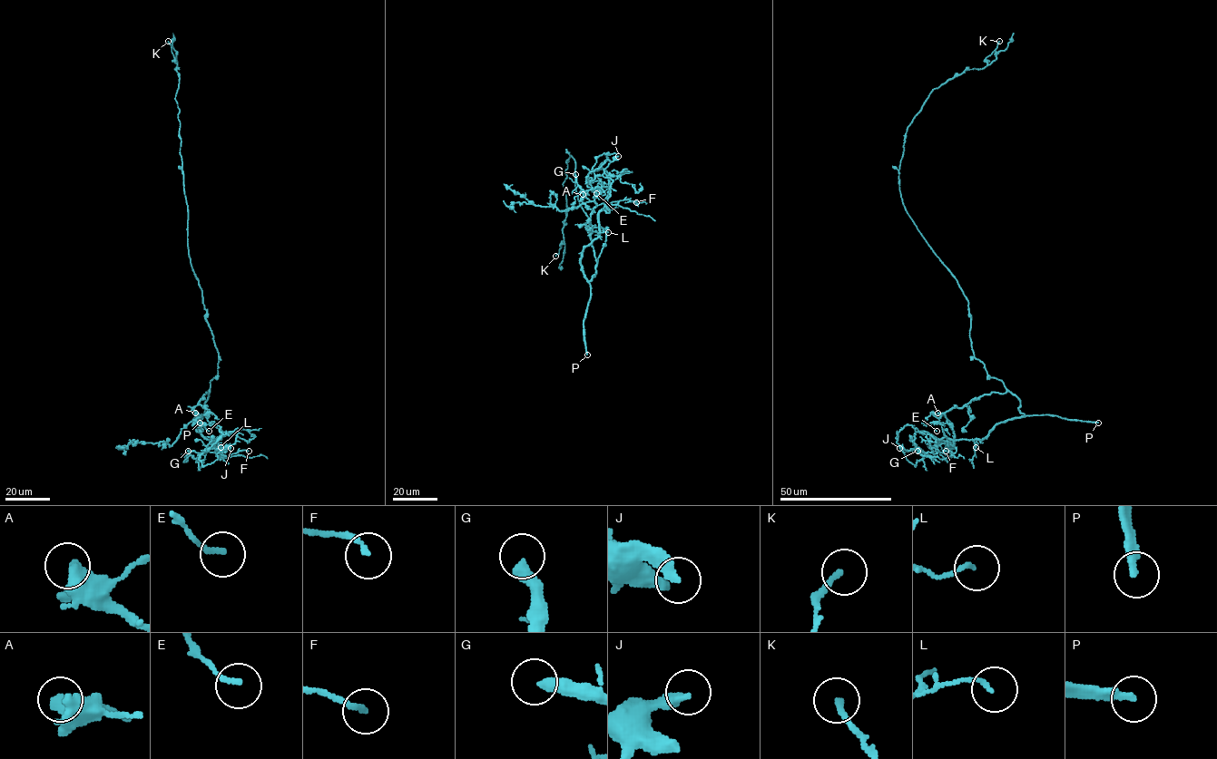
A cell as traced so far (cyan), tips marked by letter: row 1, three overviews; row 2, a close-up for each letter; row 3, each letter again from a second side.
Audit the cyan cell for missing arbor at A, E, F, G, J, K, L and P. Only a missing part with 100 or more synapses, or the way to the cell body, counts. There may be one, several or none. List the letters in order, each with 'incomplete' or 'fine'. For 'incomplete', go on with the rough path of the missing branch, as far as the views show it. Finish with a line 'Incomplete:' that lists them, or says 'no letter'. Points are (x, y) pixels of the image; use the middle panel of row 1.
A: fine
E: fine
F: fine
G: fine
J: fine
K: fine
L: fine
P: incomplete; missing branch runs (587, 355), (587, 385), (579, 444), (587, 486), (592, 464), (602, 457), (605, 450), (605, 442), (596, 433)
Incomplete: P

